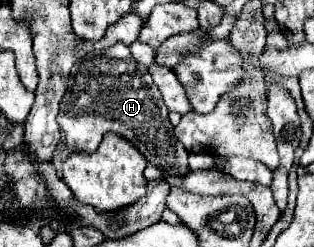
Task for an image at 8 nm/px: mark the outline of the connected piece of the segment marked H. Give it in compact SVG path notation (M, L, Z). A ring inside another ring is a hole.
M116 43L104 51L94 51L94 53L88 53L86 57L82 57L74 71L74 81L78 81L78 83L70 83L66 95L60 101L60 113L58 113L58 125L64 131L64 139L66 139L66 145L70 151L94 153L94 149L98 149L98 145L106 133L116 133L116 135L128 139L146 157L148 163L160 167L166 175L186 177L190 173L190 167L188 167L190 153L174 137L174 127L168 121L168 109L162 101L162 95L160 95L158 87L154 85L148 67L140 65L132 57L132 53L126 45Z

